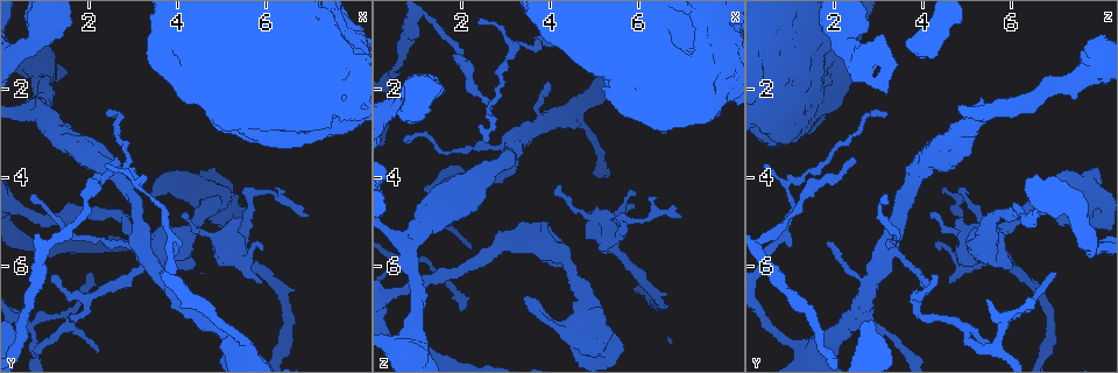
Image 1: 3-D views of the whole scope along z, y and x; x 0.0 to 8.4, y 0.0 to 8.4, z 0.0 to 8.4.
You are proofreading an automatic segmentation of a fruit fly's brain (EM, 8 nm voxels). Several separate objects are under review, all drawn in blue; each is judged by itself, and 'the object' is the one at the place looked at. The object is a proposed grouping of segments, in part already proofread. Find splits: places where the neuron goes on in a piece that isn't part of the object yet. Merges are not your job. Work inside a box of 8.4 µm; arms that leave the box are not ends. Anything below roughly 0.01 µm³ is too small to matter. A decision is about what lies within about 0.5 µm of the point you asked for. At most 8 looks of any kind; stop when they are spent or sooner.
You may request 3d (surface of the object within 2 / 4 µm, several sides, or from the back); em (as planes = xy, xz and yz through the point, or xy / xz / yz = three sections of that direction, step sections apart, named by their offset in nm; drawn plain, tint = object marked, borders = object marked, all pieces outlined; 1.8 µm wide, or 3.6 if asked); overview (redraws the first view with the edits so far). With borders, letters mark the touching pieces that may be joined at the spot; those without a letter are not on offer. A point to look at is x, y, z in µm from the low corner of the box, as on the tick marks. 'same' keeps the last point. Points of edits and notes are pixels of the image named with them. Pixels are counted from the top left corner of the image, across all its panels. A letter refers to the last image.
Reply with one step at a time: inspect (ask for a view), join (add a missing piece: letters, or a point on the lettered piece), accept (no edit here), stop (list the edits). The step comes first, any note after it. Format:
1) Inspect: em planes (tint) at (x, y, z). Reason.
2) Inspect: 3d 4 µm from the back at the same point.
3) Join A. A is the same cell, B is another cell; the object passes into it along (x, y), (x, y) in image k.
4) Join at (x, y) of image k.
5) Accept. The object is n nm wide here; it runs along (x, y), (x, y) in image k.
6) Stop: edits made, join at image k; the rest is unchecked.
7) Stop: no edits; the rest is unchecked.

Inspect: em 3.6 µm planes (tint) at (3.95, 4.40, 7.05). Touches itself.

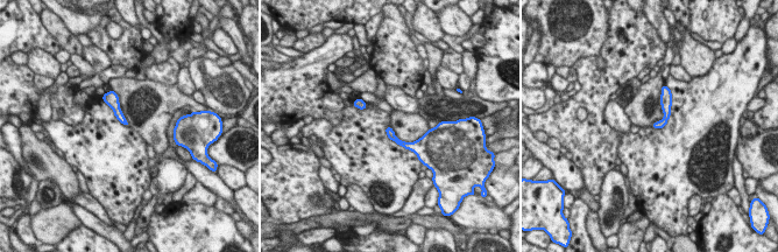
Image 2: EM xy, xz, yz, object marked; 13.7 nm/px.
Inspect: em 3.6 µm planes (borders) at the same point.

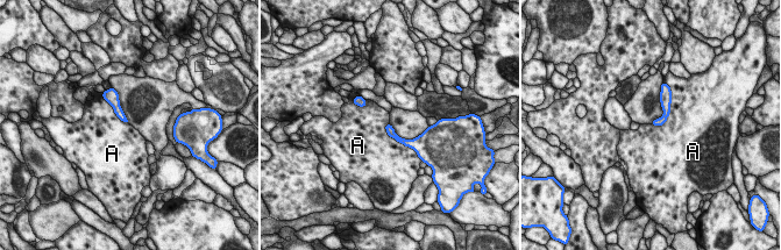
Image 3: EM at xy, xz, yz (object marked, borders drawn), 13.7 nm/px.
Accept. A is another cell; it runs along (388, 127), (399, 140), (416, 145) in image 3; no lettered piece goes on from it.

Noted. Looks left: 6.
Inspect: em planes (tint) at (3.15, 5.60, 3.30). Four-way junction.

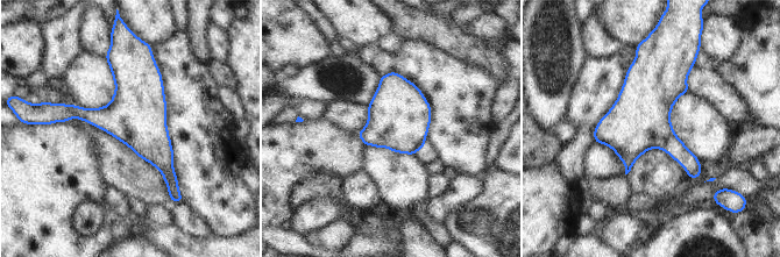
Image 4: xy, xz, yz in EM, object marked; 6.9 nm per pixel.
Inspect: em planes (borders) at the same point. See the neighbours.

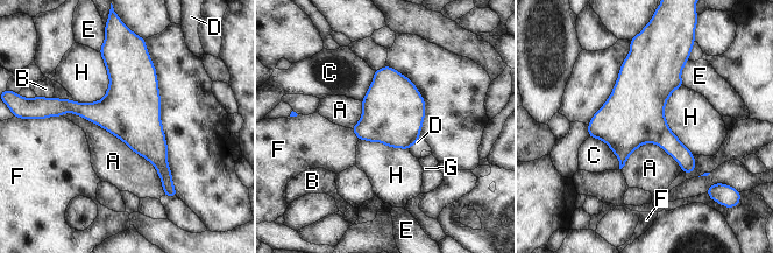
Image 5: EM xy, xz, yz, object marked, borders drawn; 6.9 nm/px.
Accept. The longest contact is with A, 900 nm; A, B, C, D, E, F, G and H are other cells; none of them fits.

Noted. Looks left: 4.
Inspect: em xy step 8 (tint) at (2.65, 3.55, 2.40). An open end.

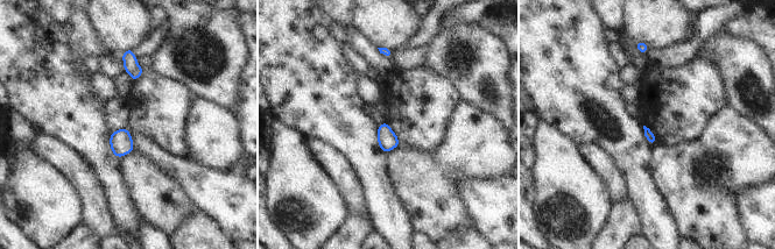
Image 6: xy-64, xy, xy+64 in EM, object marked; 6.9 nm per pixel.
Inspect: em planes (borders) at the same point. Cut it another way.

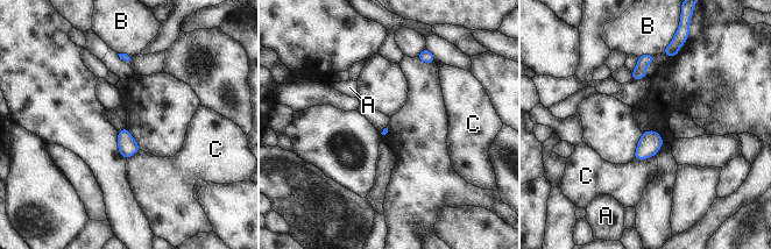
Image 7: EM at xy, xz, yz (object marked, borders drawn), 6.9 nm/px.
Accept. A, B and C are other cells; none of them fits.

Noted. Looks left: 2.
Stop: no edits; the rest is unchecked.

